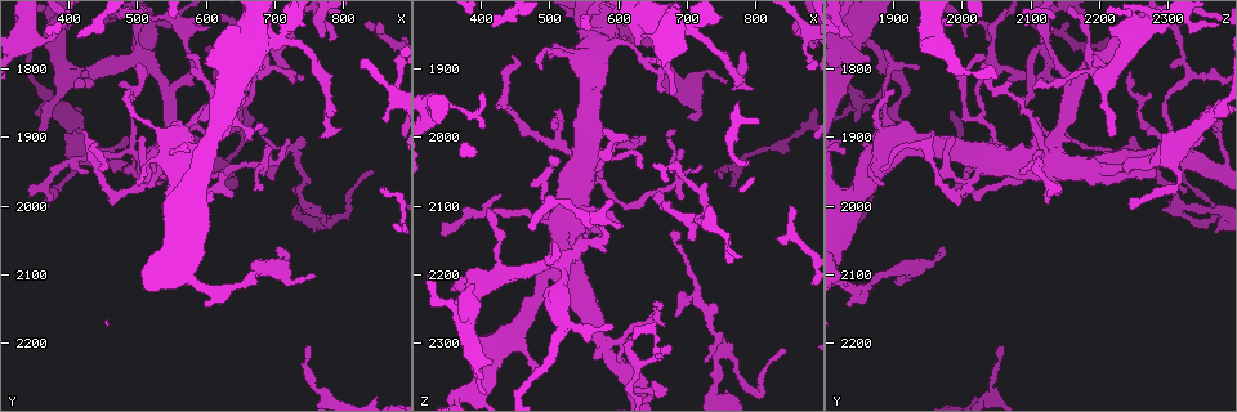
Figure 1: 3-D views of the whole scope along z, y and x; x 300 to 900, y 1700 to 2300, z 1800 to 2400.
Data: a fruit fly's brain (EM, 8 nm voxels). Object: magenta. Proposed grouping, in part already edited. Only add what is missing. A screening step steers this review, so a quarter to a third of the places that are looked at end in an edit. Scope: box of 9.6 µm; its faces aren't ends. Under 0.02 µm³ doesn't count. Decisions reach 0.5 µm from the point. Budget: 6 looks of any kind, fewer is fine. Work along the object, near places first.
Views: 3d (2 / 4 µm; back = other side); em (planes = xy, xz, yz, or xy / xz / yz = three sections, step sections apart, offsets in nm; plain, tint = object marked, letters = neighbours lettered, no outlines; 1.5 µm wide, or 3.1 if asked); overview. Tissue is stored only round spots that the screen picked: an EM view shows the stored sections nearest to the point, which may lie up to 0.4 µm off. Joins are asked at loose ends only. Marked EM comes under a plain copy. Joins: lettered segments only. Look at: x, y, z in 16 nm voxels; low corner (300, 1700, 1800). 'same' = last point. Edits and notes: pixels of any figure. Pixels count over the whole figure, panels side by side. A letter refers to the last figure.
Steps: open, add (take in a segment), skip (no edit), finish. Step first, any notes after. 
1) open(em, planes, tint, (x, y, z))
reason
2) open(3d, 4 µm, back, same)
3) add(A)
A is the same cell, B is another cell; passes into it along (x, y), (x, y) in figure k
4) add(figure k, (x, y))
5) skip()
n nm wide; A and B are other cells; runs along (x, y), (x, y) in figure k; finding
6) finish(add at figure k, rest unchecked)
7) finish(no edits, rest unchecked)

open(em, xz, step 4, letters, (655, 1800, 2245))
an open end

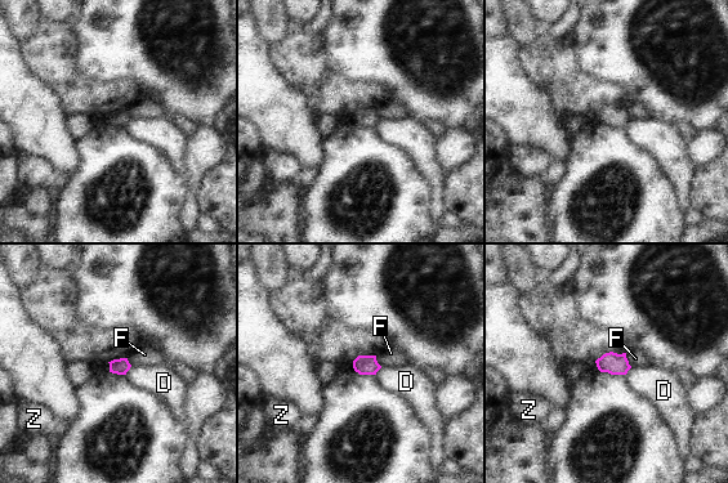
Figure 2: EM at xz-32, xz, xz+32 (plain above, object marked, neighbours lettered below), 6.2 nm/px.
open(em, planes, letters, same)
cut it another way

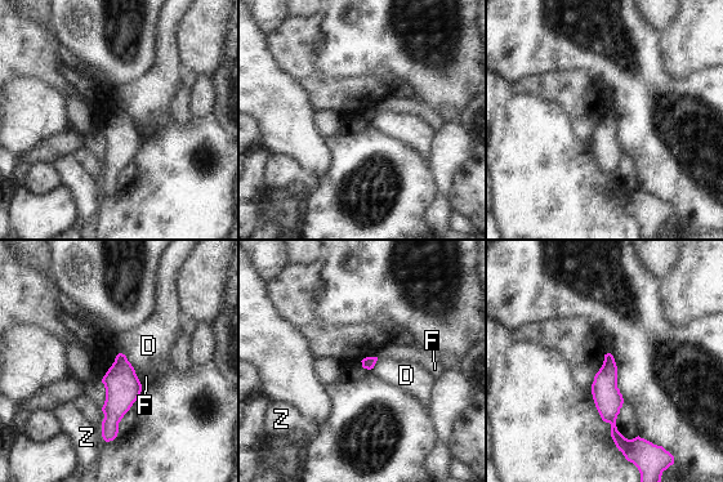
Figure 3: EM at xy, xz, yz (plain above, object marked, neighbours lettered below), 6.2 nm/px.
skip()
80 nm wide; D, F and Z are other cells; border along (124, 355), (135, 370) in figure 3; no lettered segment goes on from it

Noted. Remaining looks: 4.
open(em, yz, step 4, letters, (475, 1825, 2070))
tapers out

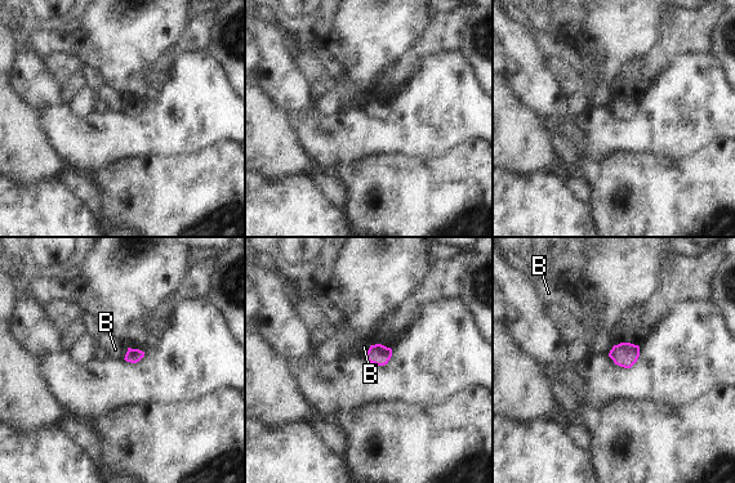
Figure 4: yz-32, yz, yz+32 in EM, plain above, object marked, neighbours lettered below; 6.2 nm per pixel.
open(em, planes, letters, same)

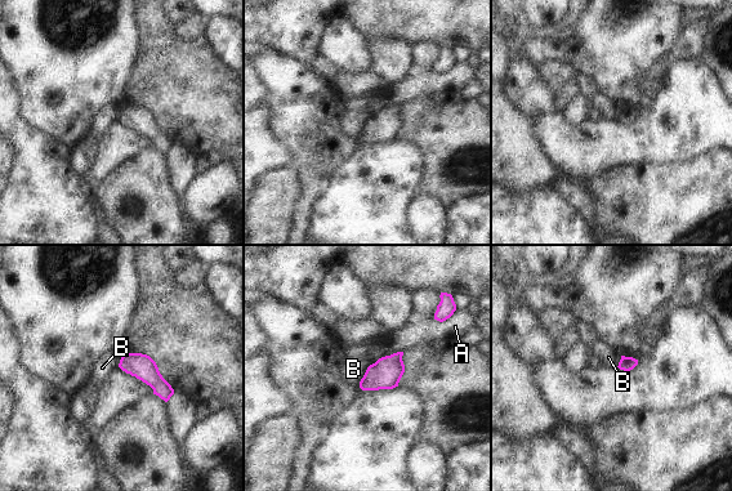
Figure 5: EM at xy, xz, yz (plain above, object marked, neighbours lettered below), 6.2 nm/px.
skip()
A and B are other cells; none of them fits

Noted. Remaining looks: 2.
finish(no edits, rest unchecked)

